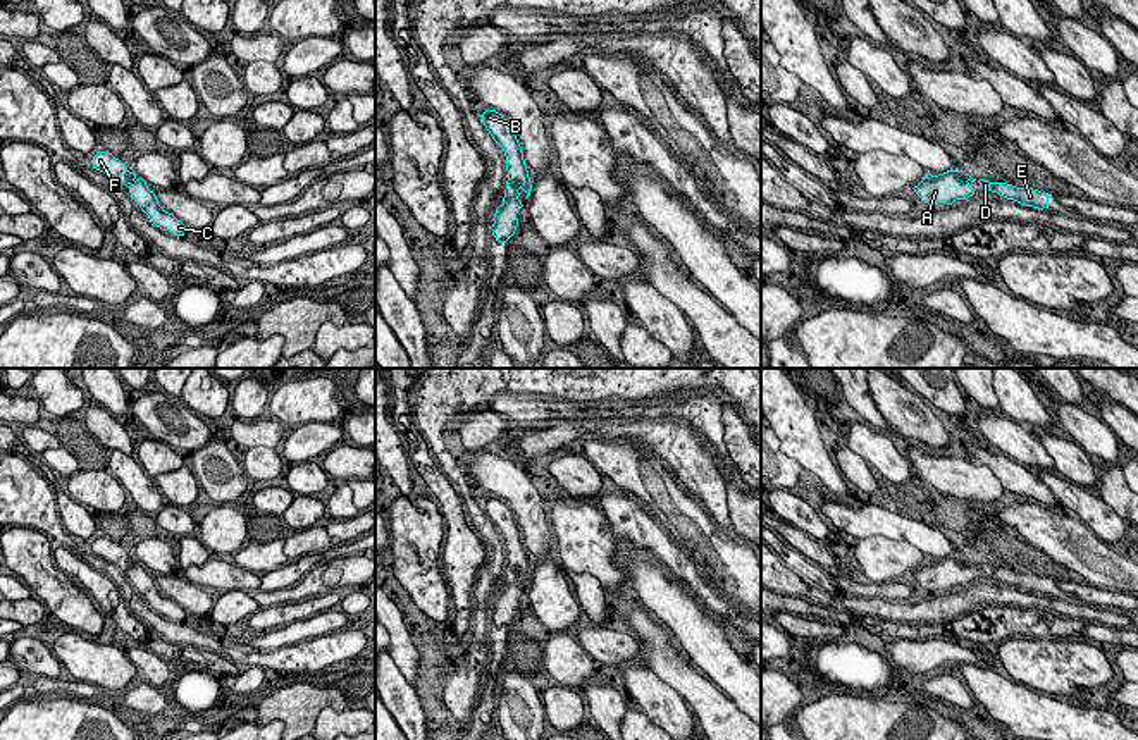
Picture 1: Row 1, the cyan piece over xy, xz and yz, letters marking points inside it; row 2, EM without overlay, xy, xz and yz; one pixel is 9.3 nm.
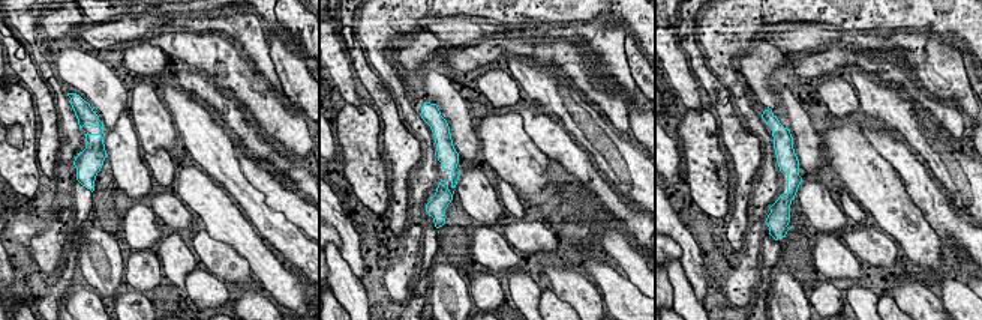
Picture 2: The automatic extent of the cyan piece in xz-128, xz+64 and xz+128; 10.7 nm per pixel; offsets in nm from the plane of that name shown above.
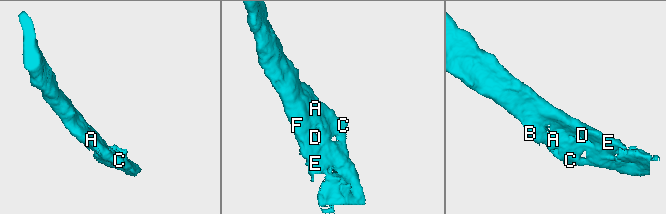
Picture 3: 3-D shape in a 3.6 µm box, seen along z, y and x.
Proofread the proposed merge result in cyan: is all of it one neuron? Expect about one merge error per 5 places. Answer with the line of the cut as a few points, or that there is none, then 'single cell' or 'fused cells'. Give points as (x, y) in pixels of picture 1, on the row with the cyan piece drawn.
no cut | single cell

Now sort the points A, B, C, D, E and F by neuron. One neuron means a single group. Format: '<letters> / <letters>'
A B C D E F

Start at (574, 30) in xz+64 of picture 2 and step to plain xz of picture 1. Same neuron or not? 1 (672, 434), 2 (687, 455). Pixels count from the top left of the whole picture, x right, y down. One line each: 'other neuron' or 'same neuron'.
1: other neuron
2: other neuron

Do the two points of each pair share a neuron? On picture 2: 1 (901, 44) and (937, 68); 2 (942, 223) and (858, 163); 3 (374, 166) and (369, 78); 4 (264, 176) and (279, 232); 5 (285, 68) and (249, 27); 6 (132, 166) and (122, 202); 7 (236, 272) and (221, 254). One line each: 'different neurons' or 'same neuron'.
1: same neuron
2: different neurons
3: different neurons
4: different neurons
5: different neurons
6: different neurons
7: same neuron

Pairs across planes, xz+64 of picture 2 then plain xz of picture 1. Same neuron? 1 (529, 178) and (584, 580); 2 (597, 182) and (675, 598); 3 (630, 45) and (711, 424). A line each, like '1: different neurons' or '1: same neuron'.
1: different neurons
2: different neurons
3: different neurons

